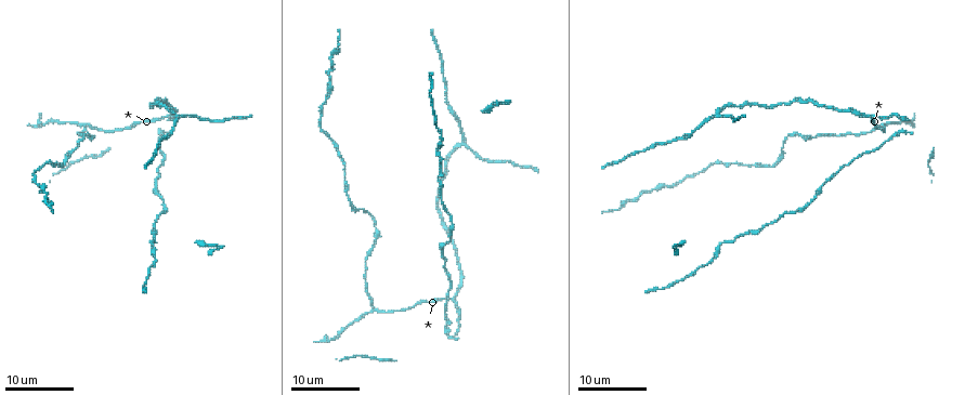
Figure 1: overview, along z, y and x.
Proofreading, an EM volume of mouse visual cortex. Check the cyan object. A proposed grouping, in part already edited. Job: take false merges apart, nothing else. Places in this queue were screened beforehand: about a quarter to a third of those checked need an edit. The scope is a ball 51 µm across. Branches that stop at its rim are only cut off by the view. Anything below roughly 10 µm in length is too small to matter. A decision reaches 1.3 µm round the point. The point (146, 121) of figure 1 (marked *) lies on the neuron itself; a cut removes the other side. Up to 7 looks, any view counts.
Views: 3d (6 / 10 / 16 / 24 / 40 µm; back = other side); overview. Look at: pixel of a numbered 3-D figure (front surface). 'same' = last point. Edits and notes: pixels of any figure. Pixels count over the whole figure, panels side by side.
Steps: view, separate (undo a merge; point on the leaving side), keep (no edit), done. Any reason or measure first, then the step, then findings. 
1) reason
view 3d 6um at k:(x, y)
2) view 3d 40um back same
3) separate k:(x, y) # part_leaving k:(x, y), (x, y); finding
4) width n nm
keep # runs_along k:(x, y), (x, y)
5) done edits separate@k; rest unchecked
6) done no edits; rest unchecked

three-way junction
view 3d 24um at 1:(881, 126)

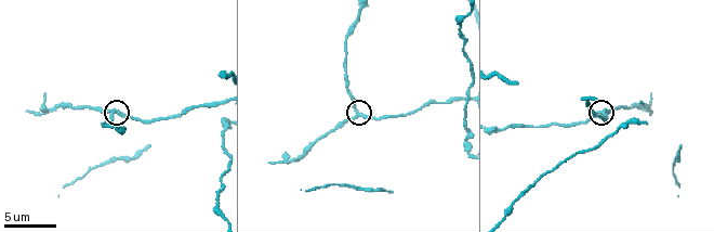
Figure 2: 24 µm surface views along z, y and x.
view 3d 10um at 2:(359, 115)

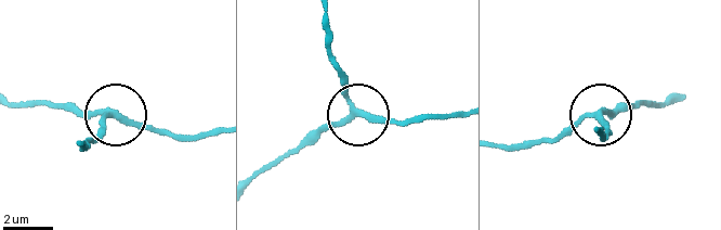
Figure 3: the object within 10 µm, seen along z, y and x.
keep # runs_along 3:(218, 133), (168, 133), (65, 109); all the same neuron

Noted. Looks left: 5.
arms part here
view 3d 16um at 2:(588, 96)

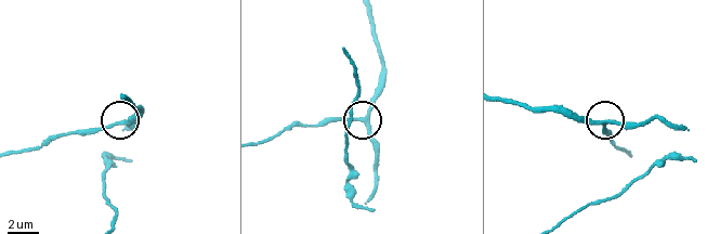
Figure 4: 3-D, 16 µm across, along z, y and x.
side_arm 49 um
keep # runs_along 4:(76, 134), (125, 119), (140, 119); continuous, no second neuron

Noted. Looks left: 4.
thin arm on a thick one
view 3d 24um at 1:(714, 118)

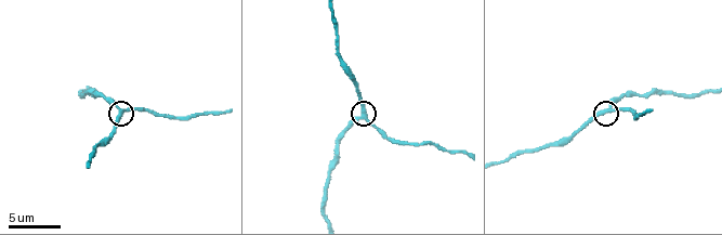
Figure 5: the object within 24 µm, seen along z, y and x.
view 3d 10um at 5:(609, 110)

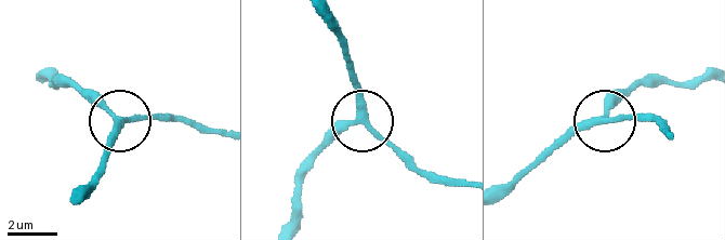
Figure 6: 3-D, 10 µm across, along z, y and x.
side_arm 13 um; arms 3
keep # one neuron here

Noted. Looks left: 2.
done no edits; rest unchecked

